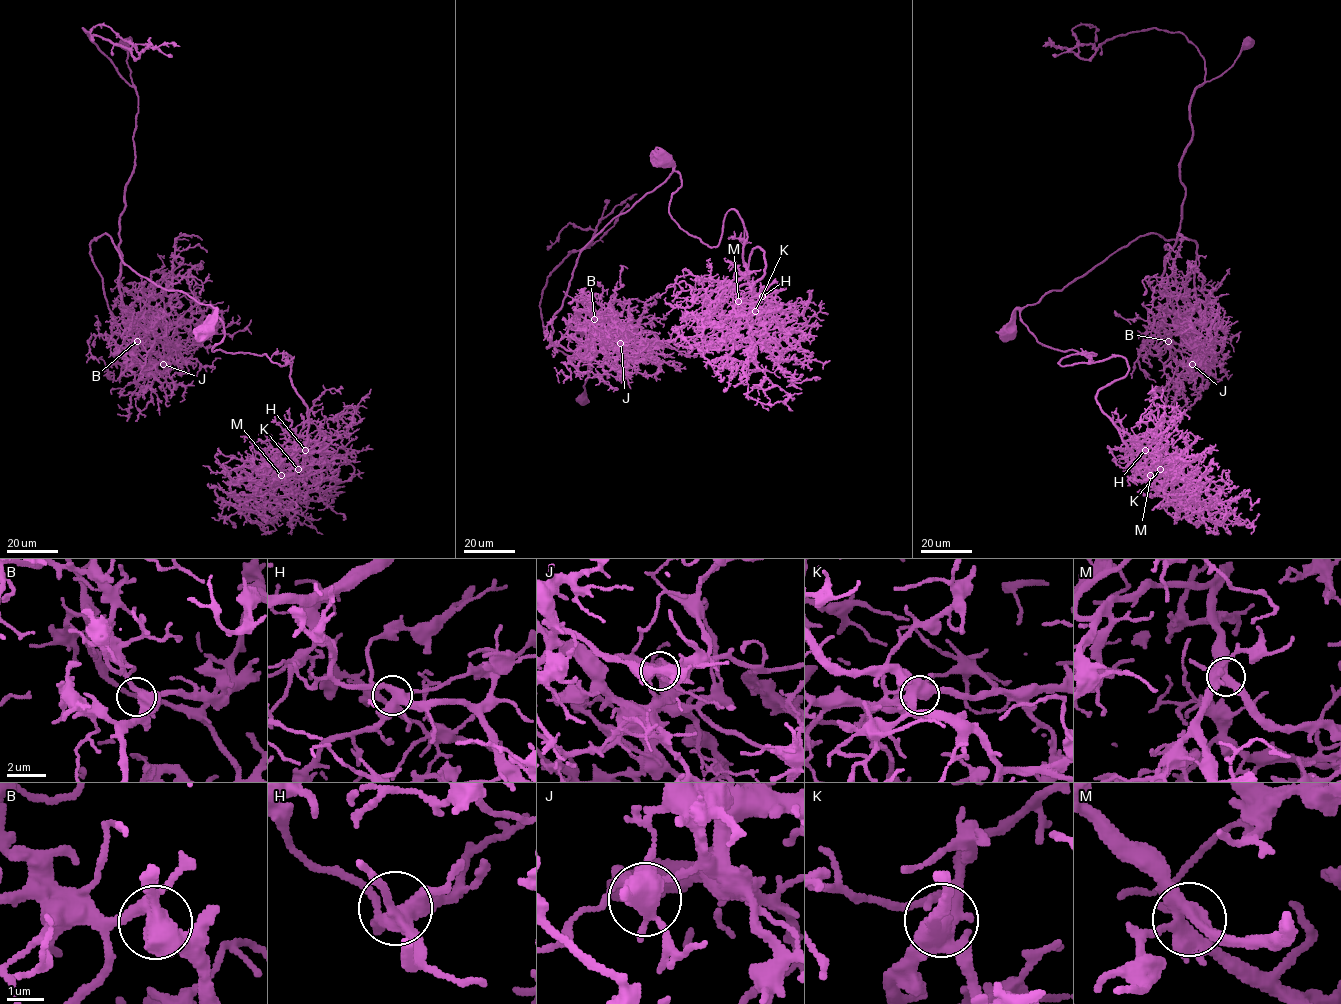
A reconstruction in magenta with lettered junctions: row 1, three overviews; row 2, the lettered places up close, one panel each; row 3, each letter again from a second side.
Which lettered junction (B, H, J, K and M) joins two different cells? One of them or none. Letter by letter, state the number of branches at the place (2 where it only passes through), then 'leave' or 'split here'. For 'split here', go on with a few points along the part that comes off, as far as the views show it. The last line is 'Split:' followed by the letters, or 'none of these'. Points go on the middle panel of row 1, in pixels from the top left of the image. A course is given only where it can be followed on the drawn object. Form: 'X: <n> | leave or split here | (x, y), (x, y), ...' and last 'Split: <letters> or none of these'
B: 6 | leave
H: 6 | leave
J: 6 | split here | (620, 343), (577, 313), (595, 341), (584, 356), (547, 338), (546, 279), (595, 229), (570, 223), (550, 247)
K: 4 | leave
M: 5 | leave
Split: J

